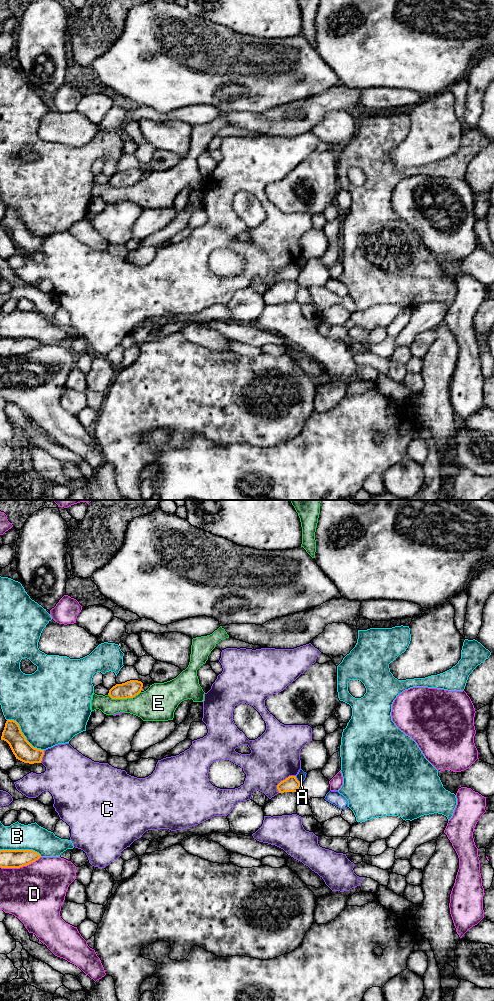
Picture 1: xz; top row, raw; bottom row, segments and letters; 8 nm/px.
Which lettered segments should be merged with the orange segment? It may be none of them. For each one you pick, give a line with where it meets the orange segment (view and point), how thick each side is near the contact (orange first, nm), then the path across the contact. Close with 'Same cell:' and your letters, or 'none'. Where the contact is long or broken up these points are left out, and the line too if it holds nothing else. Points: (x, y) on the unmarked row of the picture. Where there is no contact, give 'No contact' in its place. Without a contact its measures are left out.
Same cell: none

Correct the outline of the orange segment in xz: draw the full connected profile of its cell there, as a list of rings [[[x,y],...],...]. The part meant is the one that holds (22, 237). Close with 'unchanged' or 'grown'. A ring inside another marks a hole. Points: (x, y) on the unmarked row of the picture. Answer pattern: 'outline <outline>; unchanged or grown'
outline [[[7,208],[2,220],[1,228],[6,229],[16,247],[29,252],[41,251],[44,238],[34,236],[21,220],[19,212],[14,208]]]; unchanged

